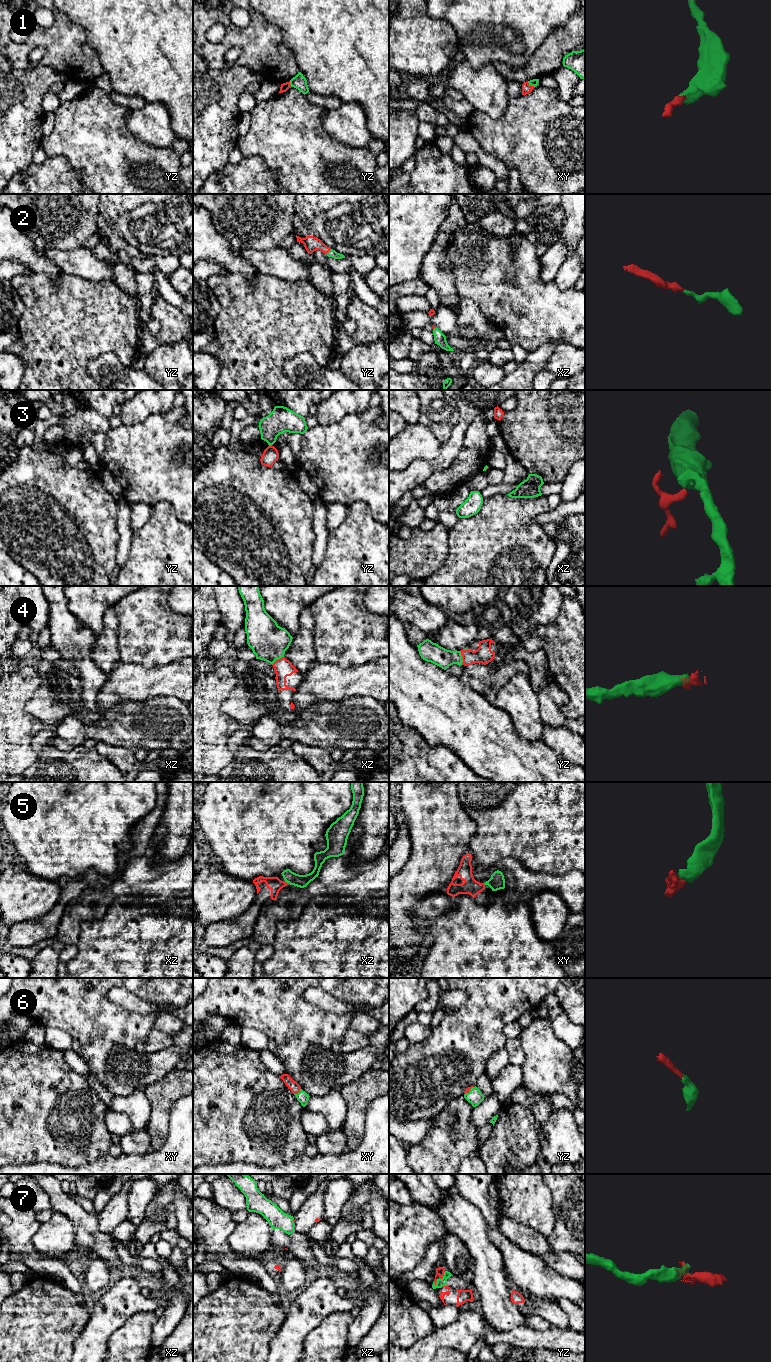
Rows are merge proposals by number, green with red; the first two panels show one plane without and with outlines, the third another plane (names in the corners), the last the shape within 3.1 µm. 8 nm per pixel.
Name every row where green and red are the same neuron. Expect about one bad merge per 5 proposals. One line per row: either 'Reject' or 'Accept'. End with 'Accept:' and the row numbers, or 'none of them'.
1: Accept
2: Accept
3: Reject
4: Accept
5: Accept
6: Accept
7: Reject
Accept: 1, 2, 4, 5, 6

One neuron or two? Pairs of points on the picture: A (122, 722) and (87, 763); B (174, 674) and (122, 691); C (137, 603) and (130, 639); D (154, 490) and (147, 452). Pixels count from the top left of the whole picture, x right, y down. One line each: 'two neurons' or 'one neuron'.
A: two neurons
B: one neuron
C: one neuron
D: one neuron

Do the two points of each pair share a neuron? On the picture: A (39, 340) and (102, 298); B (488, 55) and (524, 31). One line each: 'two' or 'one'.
A: one
B: one

